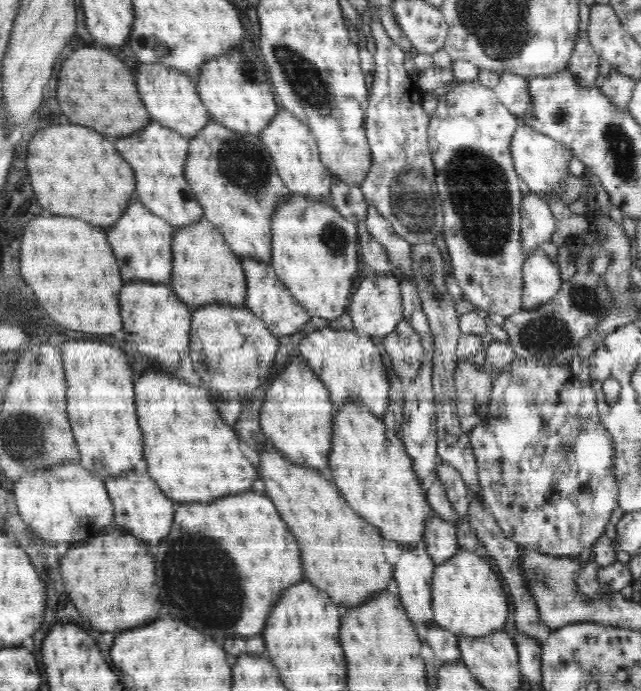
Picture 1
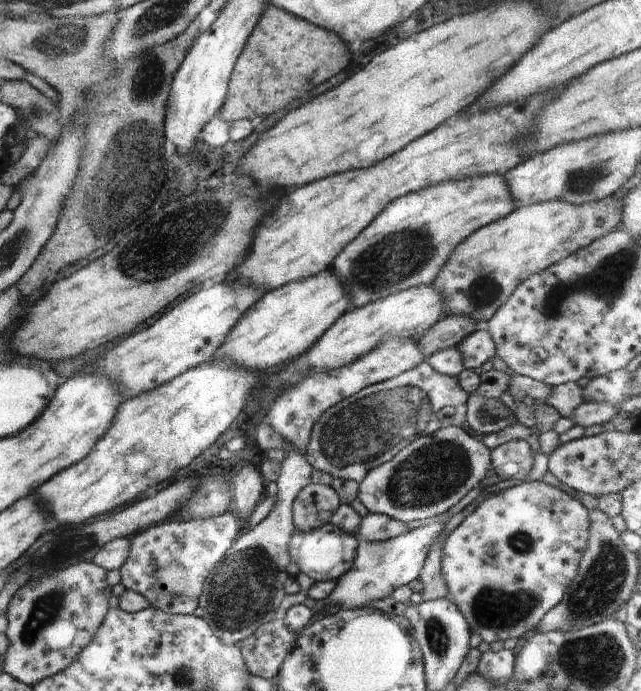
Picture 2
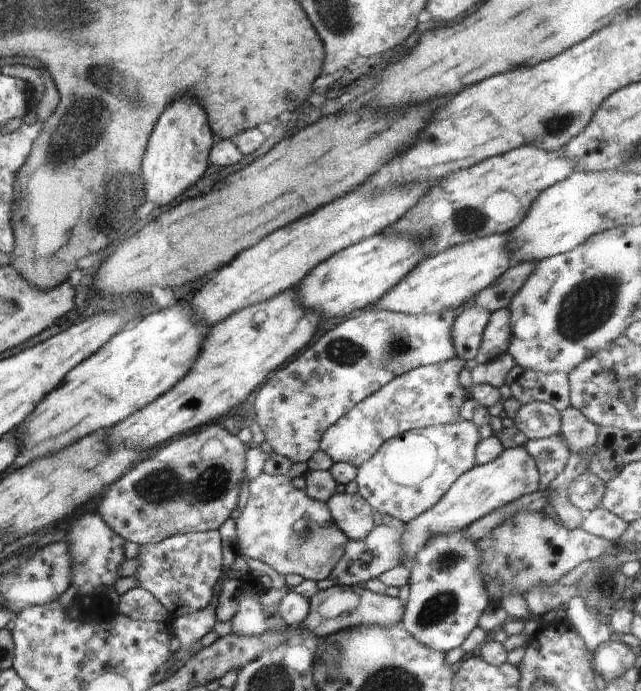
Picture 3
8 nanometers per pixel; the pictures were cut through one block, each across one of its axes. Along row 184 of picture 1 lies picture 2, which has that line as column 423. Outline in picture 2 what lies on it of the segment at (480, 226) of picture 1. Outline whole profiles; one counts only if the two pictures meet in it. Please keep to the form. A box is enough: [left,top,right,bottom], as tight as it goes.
[357,426,491,524]

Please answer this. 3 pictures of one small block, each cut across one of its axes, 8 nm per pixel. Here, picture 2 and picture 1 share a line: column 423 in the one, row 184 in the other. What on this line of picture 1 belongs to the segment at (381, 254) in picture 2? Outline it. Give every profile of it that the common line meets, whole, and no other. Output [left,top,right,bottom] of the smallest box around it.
[184,121,291,264]

